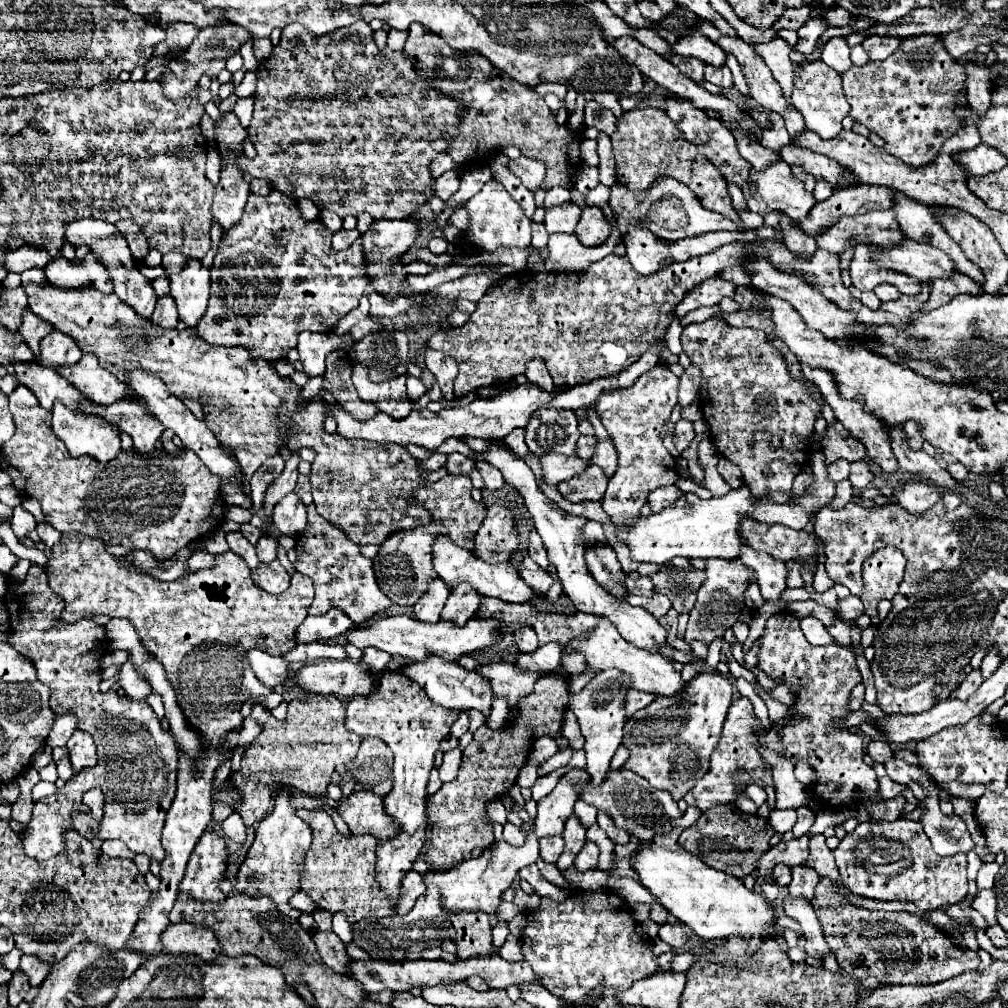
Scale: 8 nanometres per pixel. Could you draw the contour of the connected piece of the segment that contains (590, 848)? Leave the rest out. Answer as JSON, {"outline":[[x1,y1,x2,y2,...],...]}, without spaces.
{"outline":[[587,842,585,848,577,854,575,858,575,868,579,872,587,872,587,870,597,870,597,858,599,858,599,848,593,842]]}

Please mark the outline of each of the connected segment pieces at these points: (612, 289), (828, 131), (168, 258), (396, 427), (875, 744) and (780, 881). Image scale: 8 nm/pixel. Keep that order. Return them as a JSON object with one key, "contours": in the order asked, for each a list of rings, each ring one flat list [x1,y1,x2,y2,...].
{"contours":[[[727,244,709,254,675,262,655,274,637,274,626,256,610,254,593,263,587,272,569,274,561,272,553,278,541,278,541,284,515,284,513,290,505,286,487,292,473,312,471,320,461,328,449,328,447,332,437,330,427,348,443,350,451,354,459,364,459,376,455,380,455,396,461,398,475,388,497,386,509,382,513,376,525,372,525,364,531,358,543,358,555,384,587,384,595,378,615,376,623,372,633,360,639,360,653,344,665,338,669,322,675,318,673,310,683,296,699,282,719,276,723,270,743,264,747,260,767,260,769,254,761,244]],[[815,60,795,68,795,90,793,90,791,102,803,114,805,126,823,138,835,138,843,130,841,120,849,114,849,102,843,96,841,76,839,72,829,68,823,60]],[[181,252,165,254,163,256,163,262,161,262,161,266,165,268,165,276,173,276,173,274,181,272,181,268,183,268,185,262,187,262,187,256,183,256]],[[525,382,525,384,519,384,515,388,507,388,507,390,499,392,491,400,481,400,479,398,479,400,475,400,471,404,465,404,465,406,459,406,459,408,443,408,443,414,429,412,427,408,425,410,413,410,403,420,393,420,391,416,381,412,381,414,377,414,375,418,371,418,367,422,359,422,349,412,345,412,339,404,337,404,337,408,327,406,327,414,335,416,337,434,341,434,345,438,363,438,363,440,375,440,375,442,395,442,395,444,401,444,401,446,417,444,417,446,435,450,435,448,439,448,443,444,445,438,475,436,475,438,485,438,485,440,501,440,513,428,525,428,535,410,543,408,543,404,547,404,551,398,555,398,557,394,561,394,565,390,567,390,565,386,559,386,553,392,545,392,537,384]],[[871,740,867,744,867,754,873,758,873,762,881,762,881,764,885,764,887,760,893,758,893,750,883,740]],[[777,864,777,866,773,868,773,880,777,882,777,886,779,886,781,890,787,888,789,882,791,882,791,868,785,866,785,864]]]}

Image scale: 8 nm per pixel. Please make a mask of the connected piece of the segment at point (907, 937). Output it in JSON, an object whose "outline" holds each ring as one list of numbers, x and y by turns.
{"outline":[[821,878,811,898,811,904,821,924,823,936,829,944,829,950,837,956,839,966,845,972,851,972,851,976,859,976,859,978,875,976,883,980,883,984,937,984,947,978,959,976,967,970,975,970,979,966,977,952,959,950,950,937,945,936,934,925,925,922,923,918,917,918,907,912,875,912,875,910,851,906,851,900,841,892,841,888,845,886,843,884,837,886,837,882,829,878]]}

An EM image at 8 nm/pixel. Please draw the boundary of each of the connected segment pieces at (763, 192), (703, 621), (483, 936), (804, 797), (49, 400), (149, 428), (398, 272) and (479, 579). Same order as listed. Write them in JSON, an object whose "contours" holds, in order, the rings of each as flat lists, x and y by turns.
{"contours":[[[781,160,781,162,773,162,769,164,765,170,755,170,751,168,749,172,749,180,741,186,741,192,745,196,745,202,747,202,747,208,751,212,757,212,761,216,773,212,773,210,783,210,791,220,799,220,803,216,807,216,807,212,813,208,815,204,815,198,813,194,805,192,803,184,793,178,789,166]],[[707,560,707,580,703,588,697,592,697,604,689,612,687,630,683,634,683,640,691,644,693,640,701,640,703,644,711,644,715,638,723,636,727,628,731,628,737,620,741,610,745,608,745,590,751,582,757,582,757,574,741,564,739,560]],[[455,912,449,916,455,928,455,944,459,958,493,954,491,922,485,912]],[[761,748,763,758,773,768,773,788,775,788,775,808,777,810,797,810,803,804,811,802,811,788,803,786,795,774,793,764,783,758,779,752]],[[13,362,13,368,19,384,27,386,45,410,51,410,55,400,63,400,71,410,77,410,77,402,85,402,83,396,79,396,79,392,51,368,39,368,35,362]],[[121,400,111,406,81,405,80,410,86,414,103,416,107,422,119,426,121,432,127,432,133,438,133,446,141,454,151,454,155,450,157,438,165,432,165,426,149,416,137,402]],[[415,218,395,220,395,222,389,222,389,220,373,222,373,226,361,236,365,254,367,254,367,260,369,260,367,270,373,274,369,284,377,292,387,292,391,288,403,288,405,286,405,272,403,272,403,264,399,262,399,256,413,246,417,236,419,236,419,226,417,226]],[[437,536,435,538,435,544,433,544,433,568,437,570,437,574,449,584,449,586,457,586,461,582,469,582,473,588,479,588,479,592,483,596,489,596,489,598,497,598,497,600,503,600,503,602,519,602,519,604,525,604,525,602,531,602,531,600,545,600,545,594,539,594,535,592,517,572,515,566,511,566,509,562,503,562,503,564,485,564,483,560,471,556,467,550,451,544,451,540,447,540,445,536]]]}

